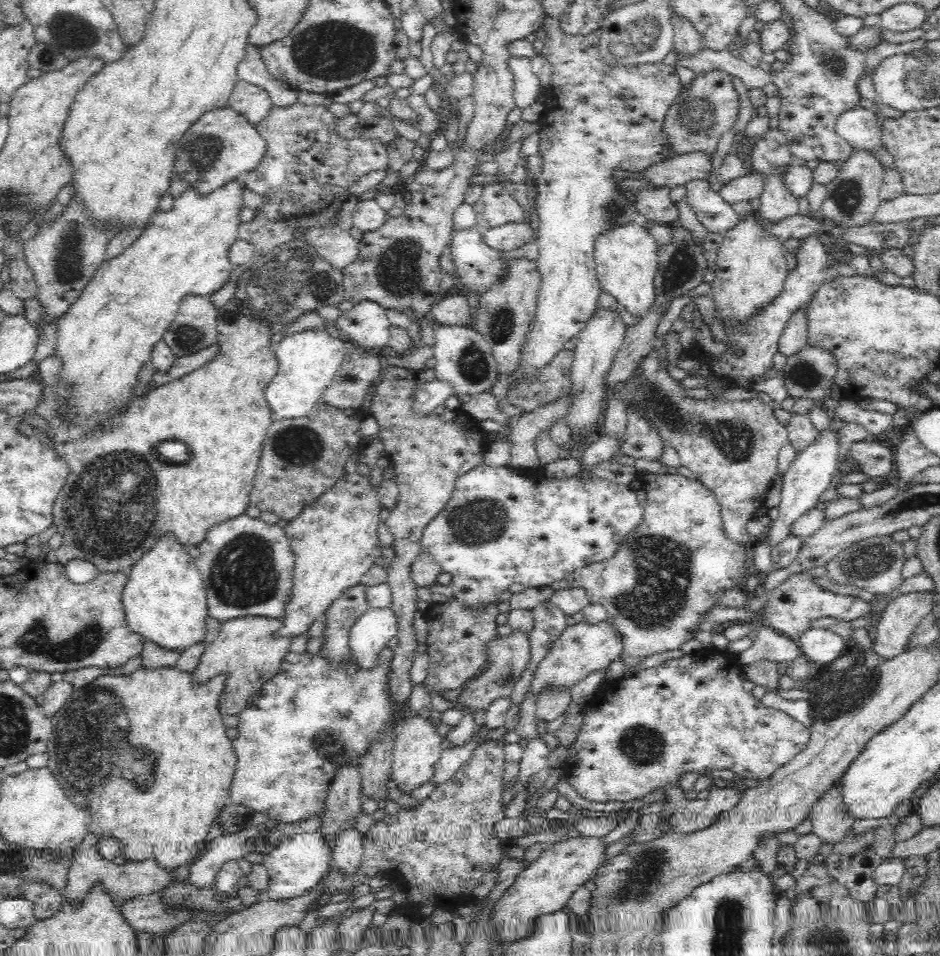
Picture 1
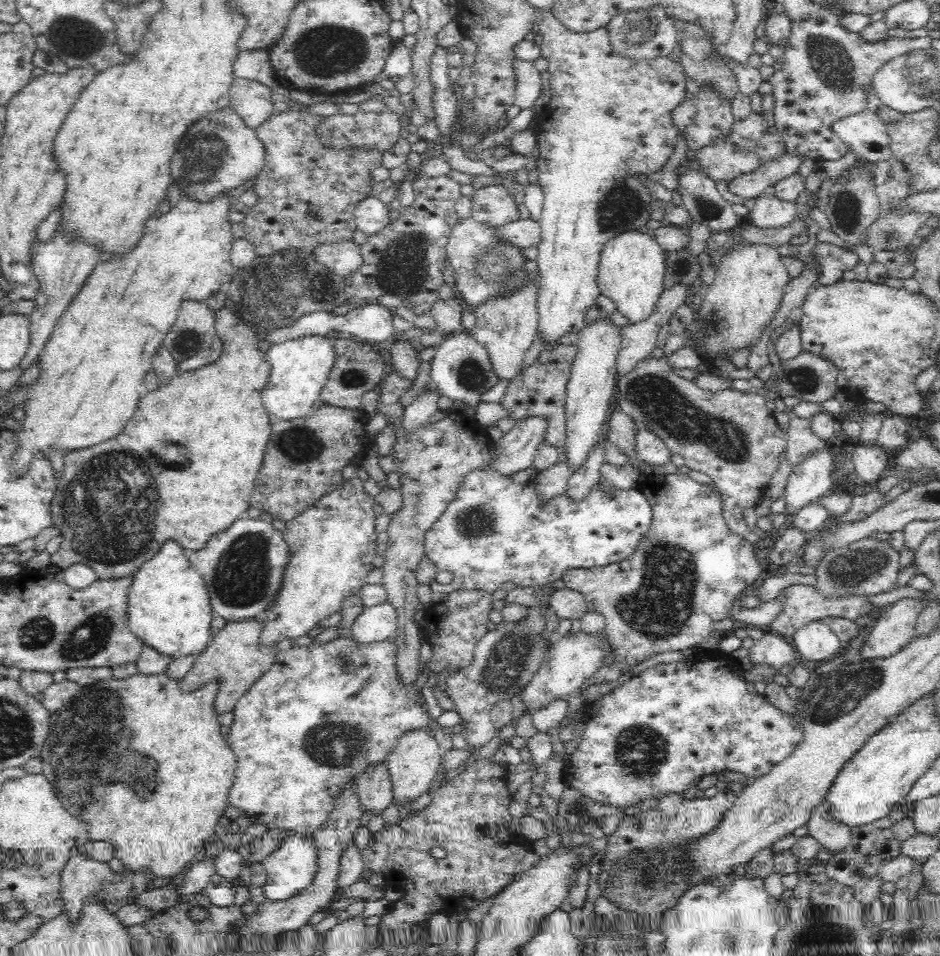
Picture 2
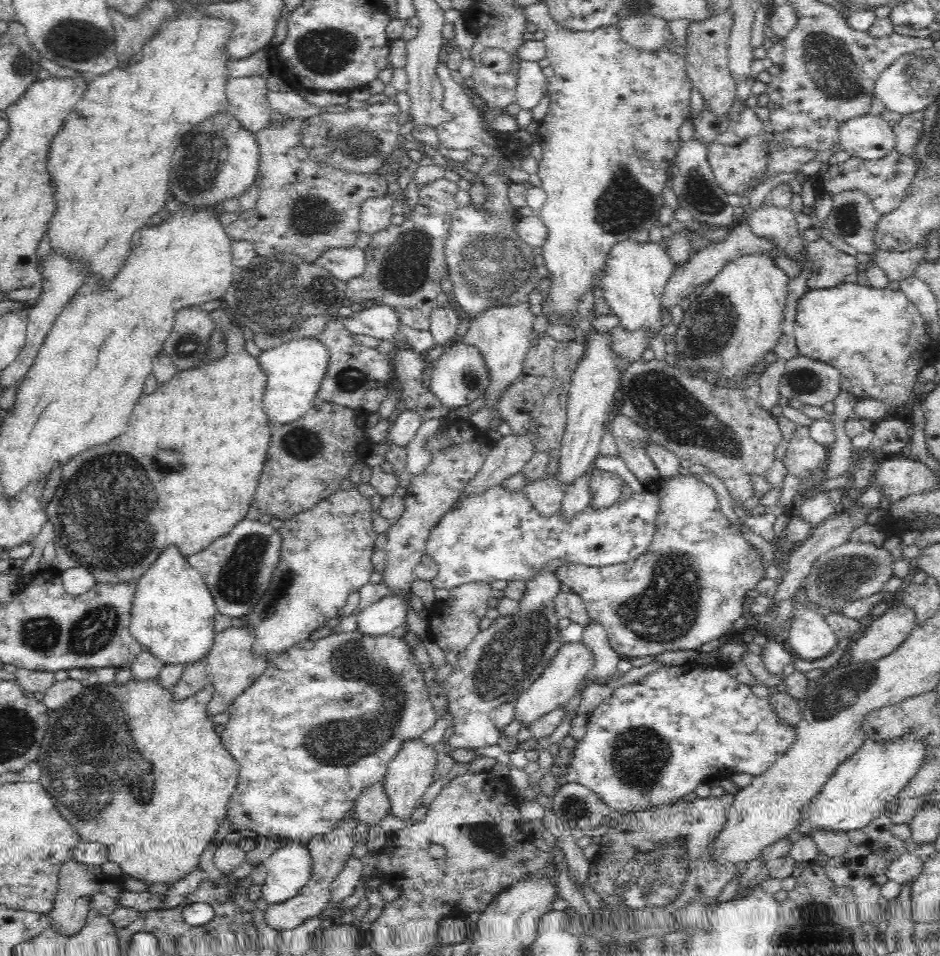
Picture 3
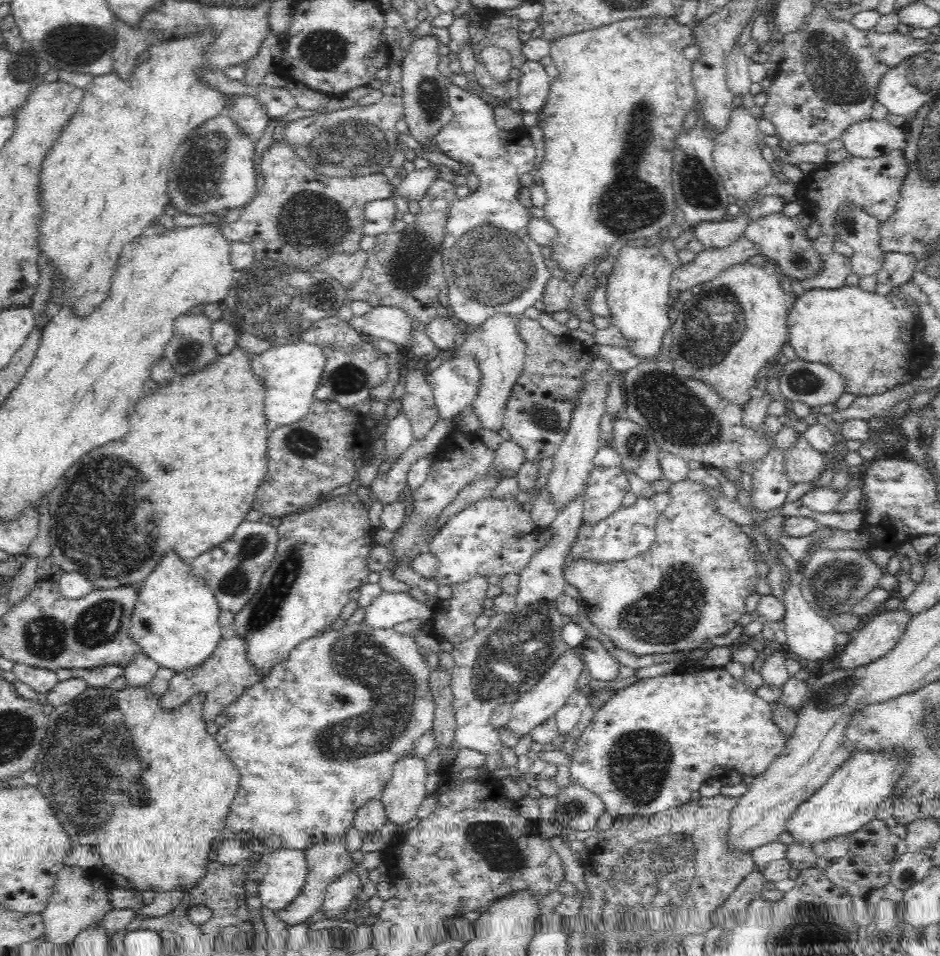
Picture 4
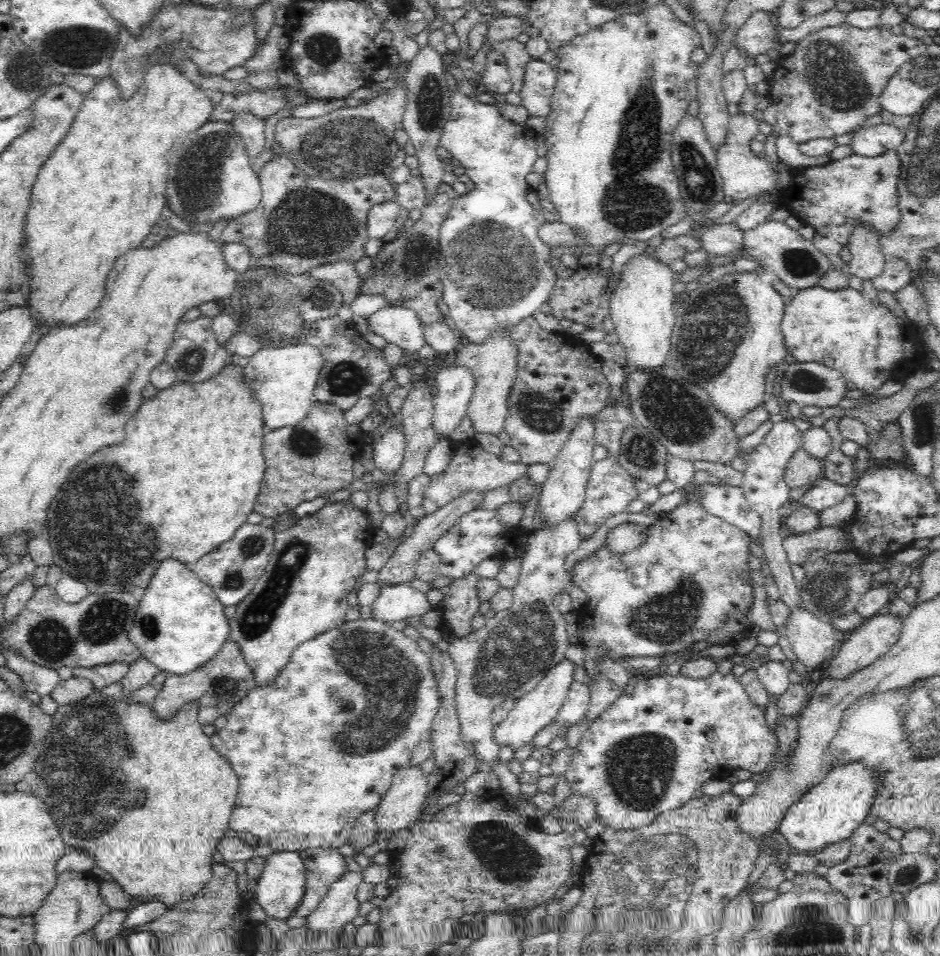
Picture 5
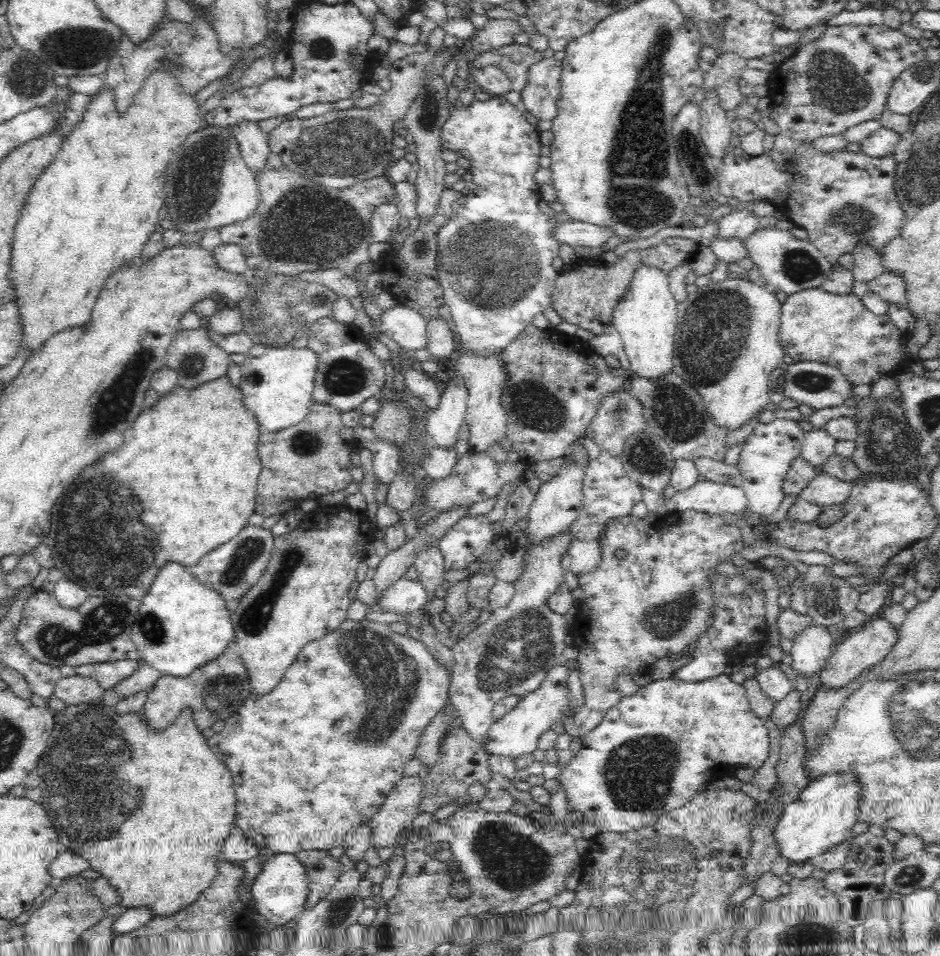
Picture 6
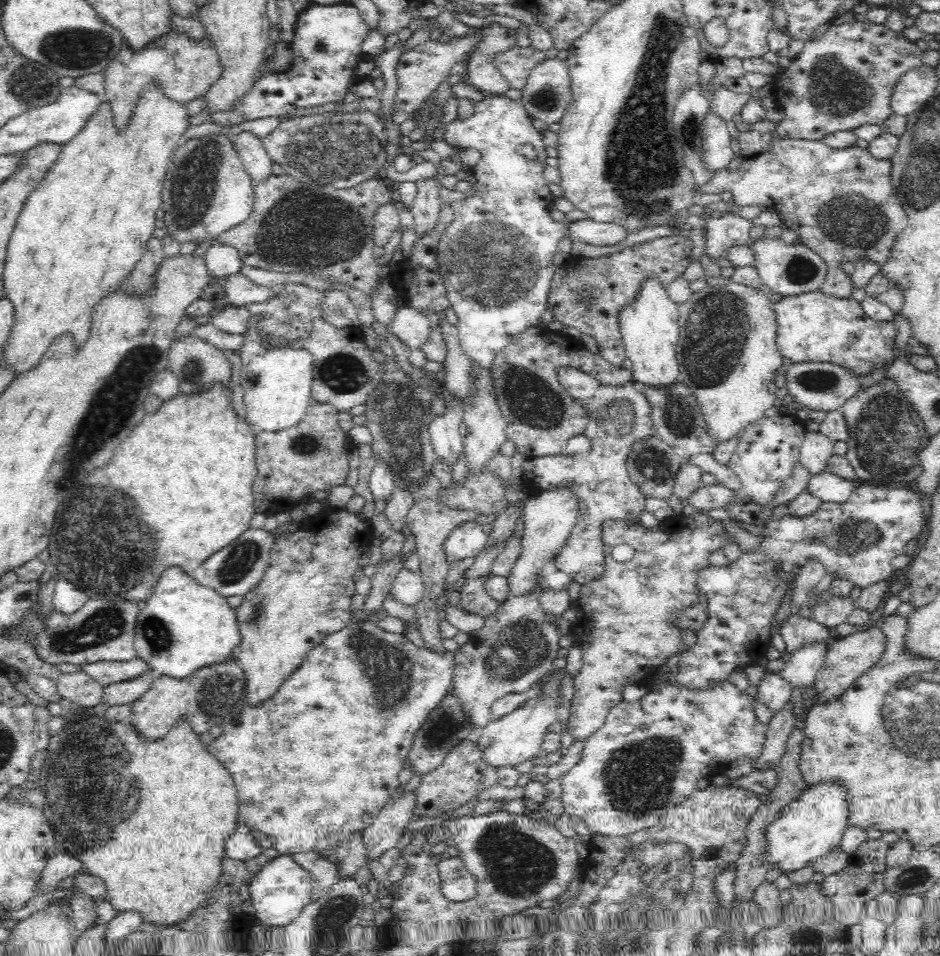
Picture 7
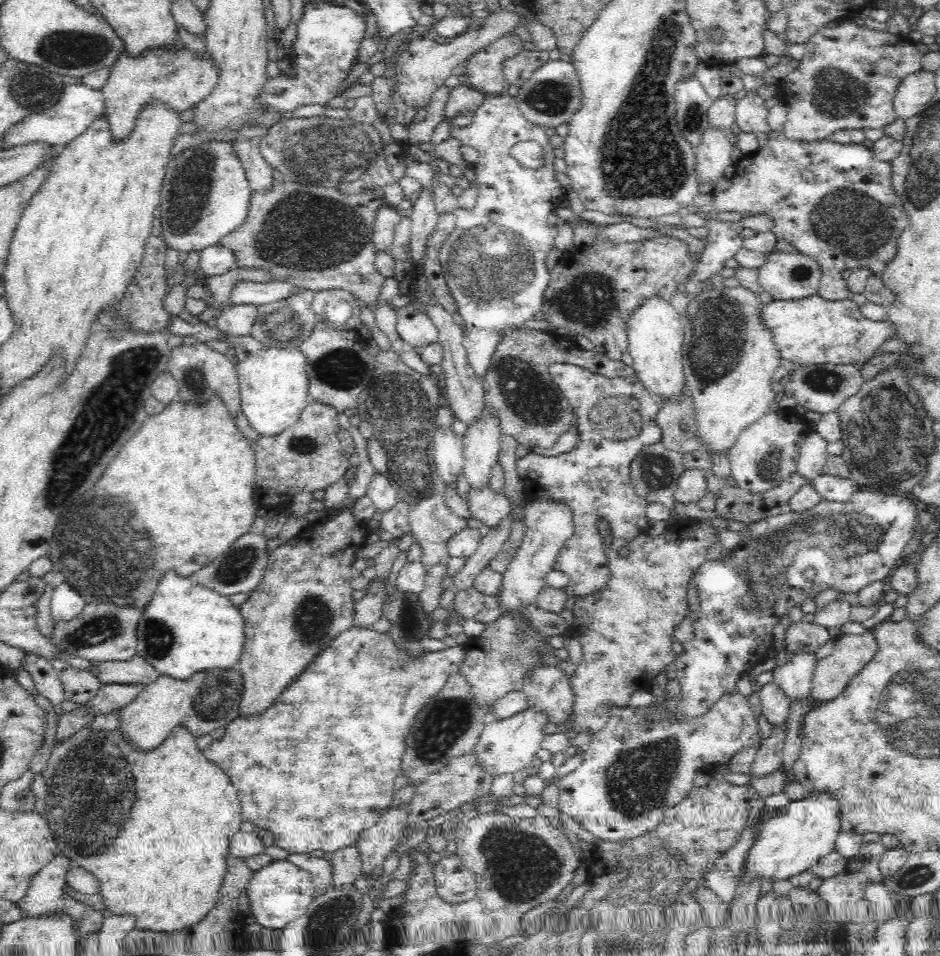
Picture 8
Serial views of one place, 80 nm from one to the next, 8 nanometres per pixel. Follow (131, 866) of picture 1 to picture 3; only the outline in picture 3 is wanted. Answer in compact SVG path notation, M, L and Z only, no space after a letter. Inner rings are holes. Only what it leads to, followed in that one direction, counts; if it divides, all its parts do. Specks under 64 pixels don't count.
M74 858L70 859L61 867L58 882L58 894L56 904L52 908L47 918L50 919L51 926L61 931L65 936L74 936L84 927L86 916L90 912L100 913L100 915L110 916L120 908L120 896L124 894L124 883L121 878L108 876L103 872L101 866L76 863Z

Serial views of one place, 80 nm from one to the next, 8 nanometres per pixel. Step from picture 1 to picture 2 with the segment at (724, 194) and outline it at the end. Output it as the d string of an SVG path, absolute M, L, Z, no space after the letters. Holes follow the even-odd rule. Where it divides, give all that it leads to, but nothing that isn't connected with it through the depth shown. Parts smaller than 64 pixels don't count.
M786 153L780 158L761 164L756 170L732 178L728 183L728 192L740 198L749 199L760 196L769 186L774 186L786 176L806 168L807 161L800 156Z

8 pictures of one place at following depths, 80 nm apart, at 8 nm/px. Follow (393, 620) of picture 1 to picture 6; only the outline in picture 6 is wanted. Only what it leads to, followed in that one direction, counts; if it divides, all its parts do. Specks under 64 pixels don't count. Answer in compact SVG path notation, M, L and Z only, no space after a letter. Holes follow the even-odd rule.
M404 577L384 590L377 603L385 611L408 615L424 608L428 601L429 596L424 585Z

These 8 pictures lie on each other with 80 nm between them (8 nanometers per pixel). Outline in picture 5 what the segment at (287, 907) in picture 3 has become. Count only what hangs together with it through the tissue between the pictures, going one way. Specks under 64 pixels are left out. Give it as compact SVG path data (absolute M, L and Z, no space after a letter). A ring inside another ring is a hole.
M314 848L300 851L300 857L306 866L307 876L305 892L292 916L307 918L316 912L320 902L325 898L328 888L334 881L338 881L346 872L349 872L345 856L340 854L339 848Z

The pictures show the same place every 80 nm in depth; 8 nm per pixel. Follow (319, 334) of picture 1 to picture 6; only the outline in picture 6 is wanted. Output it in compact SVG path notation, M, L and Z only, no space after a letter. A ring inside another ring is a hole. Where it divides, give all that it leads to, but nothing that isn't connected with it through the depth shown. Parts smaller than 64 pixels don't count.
M287 342L281 347L256 345L241 366L240 388L247 411L260 424L260 432L282 431L303 422L313 402L318 355L310 348L296 348Z

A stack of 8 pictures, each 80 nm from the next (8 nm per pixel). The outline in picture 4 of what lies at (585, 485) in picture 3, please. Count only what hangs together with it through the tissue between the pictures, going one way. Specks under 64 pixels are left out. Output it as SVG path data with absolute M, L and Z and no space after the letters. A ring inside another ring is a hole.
M585 491L576 499L573 499L566 507L558 512L554 521L551 522L551 538L546 545L542 545L531 561L519 574L519 587L515 596L516 605L514 614L497 614L489 618L490 623L484 630L477 630L477 634L468 640L462 641L450 649L454 659L453 671L450 673L450 692L452 693L452 709L454 709L454 742L450 748L450 756L456 754L460 748L472 748L482 754L486 754L486 763L490 771L504 766L500 757L502 748L499 729L490 722L492 711L501 704L513 703L524 693L527 693L545 675L546 670L568 650L568 645L561 638L562 614L558 612L555 600L560 596L566 584L562 576L562 568L567 561L566 552L574 544L578 526L583 522L583 508Z

